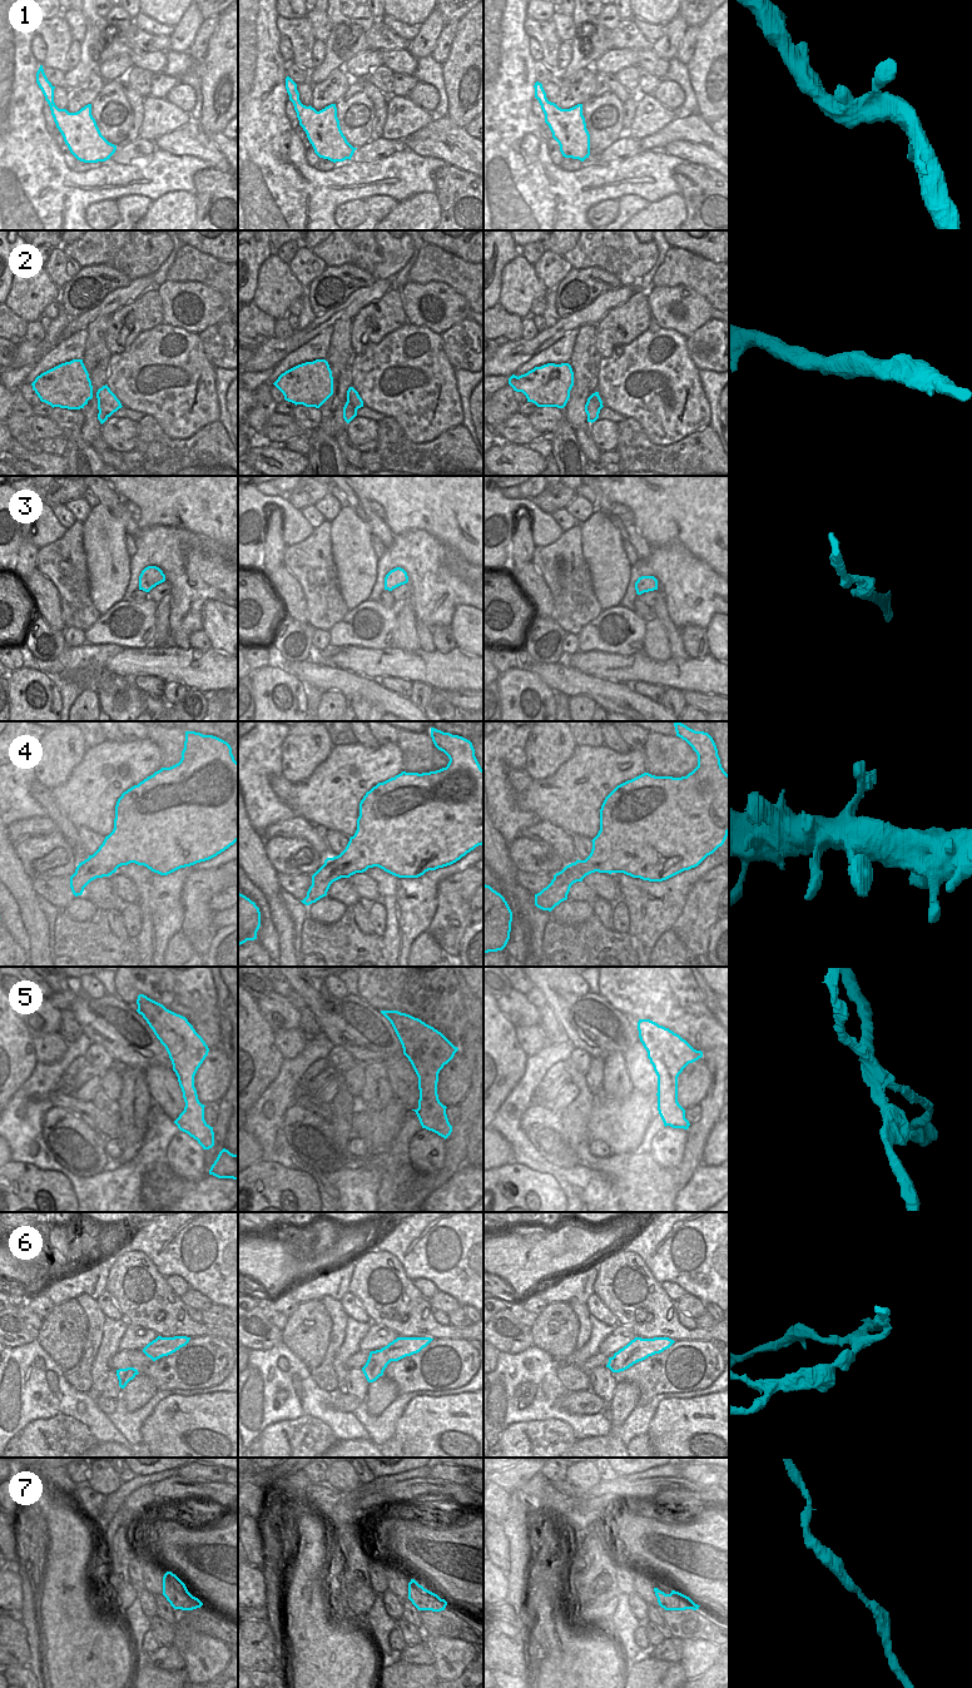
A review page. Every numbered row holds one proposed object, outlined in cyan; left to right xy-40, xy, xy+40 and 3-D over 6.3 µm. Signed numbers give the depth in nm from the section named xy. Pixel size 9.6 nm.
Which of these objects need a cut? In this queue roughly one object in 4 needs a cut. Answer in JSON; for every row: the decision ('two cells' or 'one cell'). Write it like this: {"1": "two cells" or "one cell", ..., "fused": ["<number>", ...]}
{"1": "one cell", "2": "one cell", "3": "one cell", "4": "one cell", "5": "two cells", "6": "two cells", "7": "one cell", "fused": ["5", "6"]}

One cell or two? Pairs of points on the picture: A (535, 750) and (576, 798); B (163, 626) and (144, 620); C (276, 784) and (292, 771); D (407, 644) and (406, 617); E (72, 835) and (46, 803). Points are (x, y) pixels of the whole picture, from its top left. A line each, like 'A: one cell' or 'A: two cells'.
A: two cells
B: two cells
C: two cells
D: one cell
E: one cell

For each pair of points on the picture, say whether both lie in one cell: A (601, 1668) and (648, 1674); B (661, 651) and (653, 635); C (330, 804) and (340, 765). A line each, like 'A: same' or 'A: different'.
A: different
B: same
C: same

